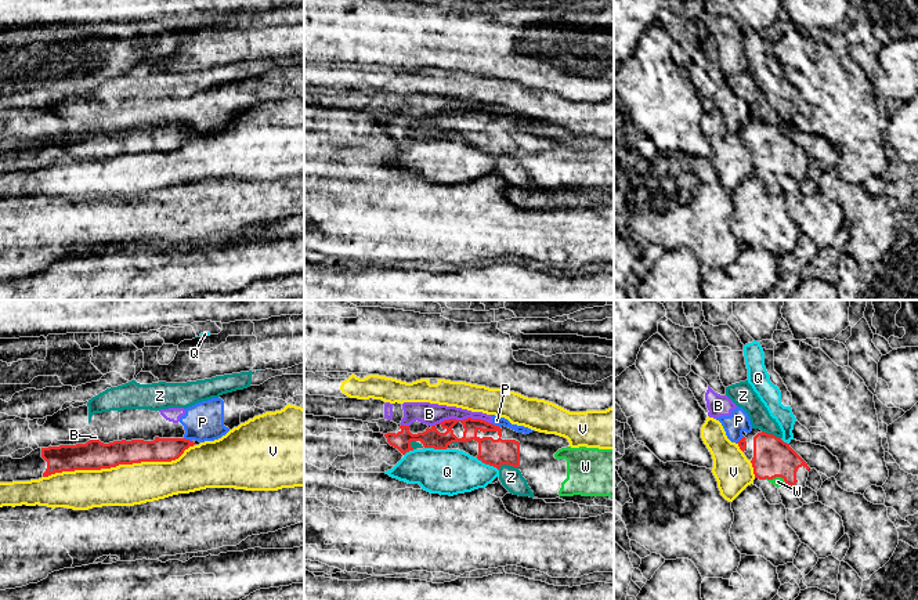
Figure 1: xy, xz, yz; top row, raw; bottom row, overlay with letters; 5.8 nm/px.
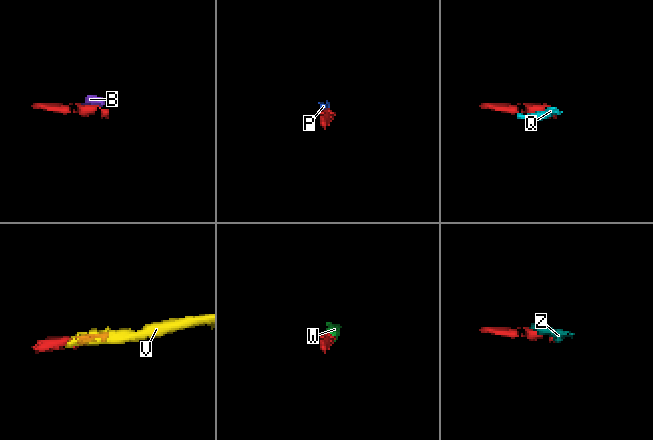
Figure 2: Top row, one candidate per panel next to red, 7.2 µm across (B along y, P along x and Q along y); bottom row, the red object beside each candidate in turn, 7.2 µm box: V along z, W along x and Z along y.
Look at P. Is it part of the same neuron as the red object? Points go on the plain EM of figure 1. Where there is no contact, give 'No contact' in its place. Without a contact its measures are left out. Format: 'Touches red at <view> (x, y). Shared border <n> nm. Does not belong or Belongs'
Touches red at xz (494, 115). Shared border 60 nm. Does not belong

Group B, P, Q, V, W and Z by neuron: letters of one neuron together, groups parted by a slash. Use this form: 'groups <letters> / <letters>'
groups B P / Q / V / W / Z

